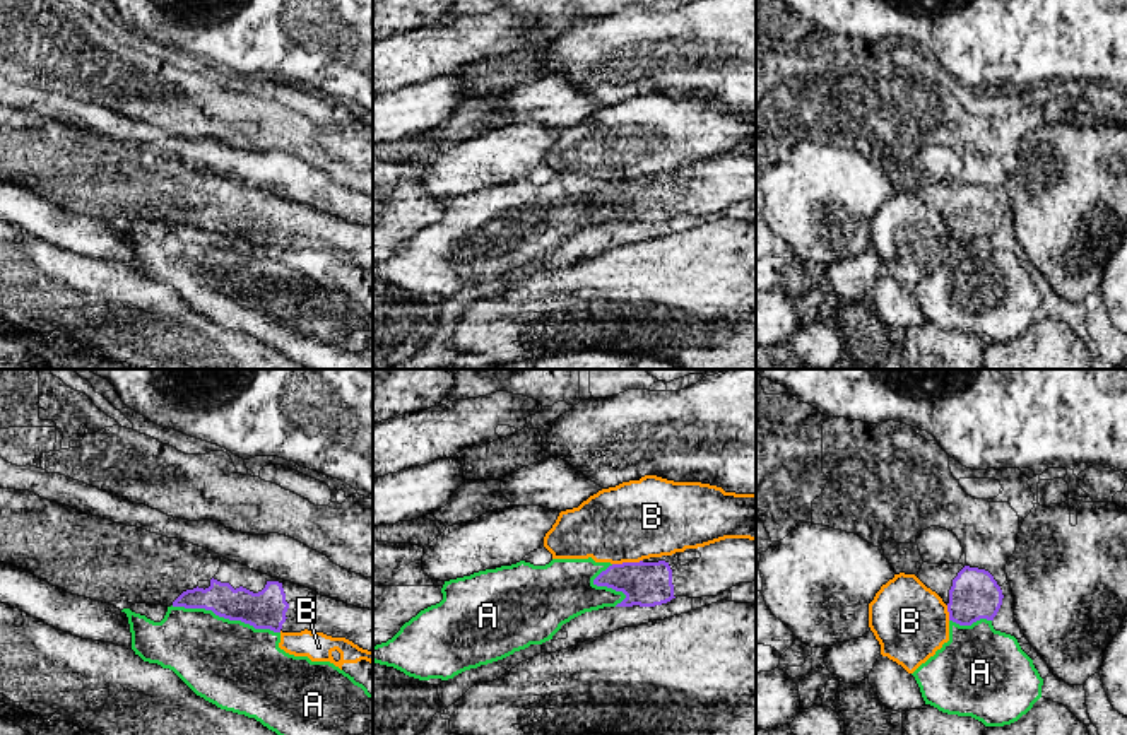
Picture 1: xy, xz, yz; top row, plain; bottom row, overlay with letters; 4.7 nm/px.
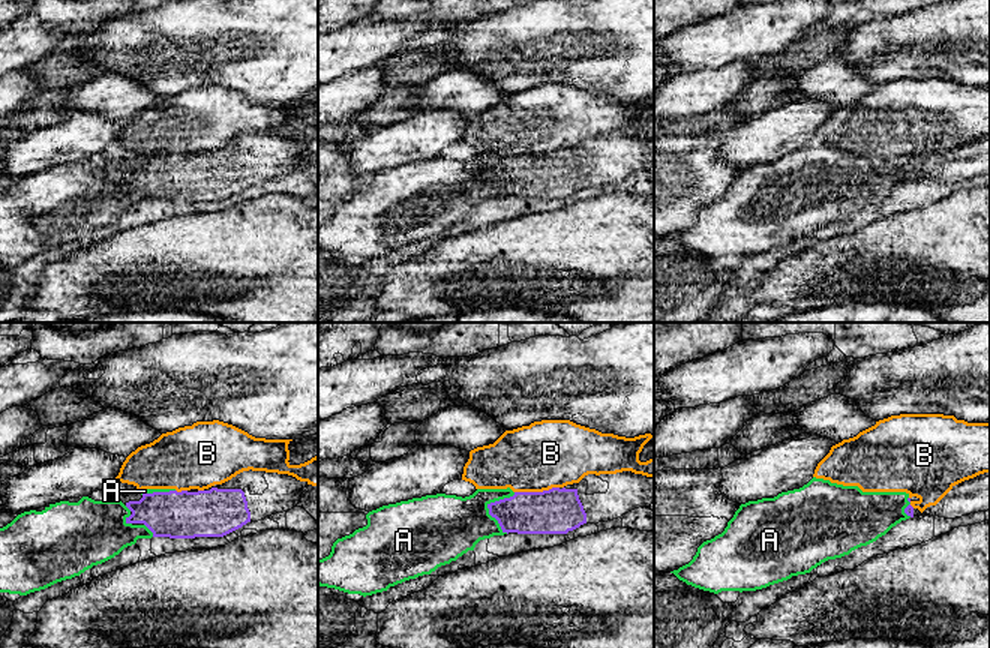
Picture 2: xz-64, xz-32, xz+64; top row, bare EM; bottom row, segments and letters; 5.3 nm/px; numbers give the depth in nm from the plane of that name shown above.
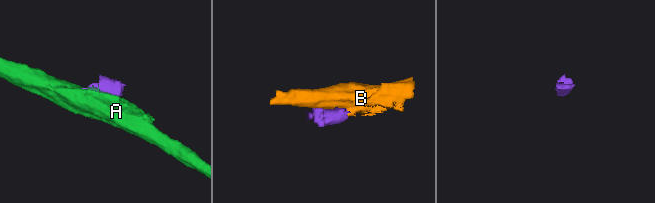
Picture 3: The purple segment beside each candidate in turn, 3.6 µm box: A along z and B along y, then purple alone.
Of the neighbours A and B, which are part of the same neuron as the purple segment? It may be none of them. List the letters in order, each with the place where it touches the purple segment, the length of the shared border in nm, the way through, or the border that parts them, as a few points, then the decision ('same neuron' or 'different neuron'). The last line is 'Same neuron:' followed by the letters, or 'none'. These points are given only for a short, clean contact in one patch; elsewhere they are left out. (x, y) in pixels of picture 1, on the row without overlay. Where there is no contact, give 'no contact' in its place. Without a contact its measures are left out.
A: xy (226, 235) | 550 nm | different neuron
B: xz (626, 180) | 150 nm | different neuron
Same neuron: none

